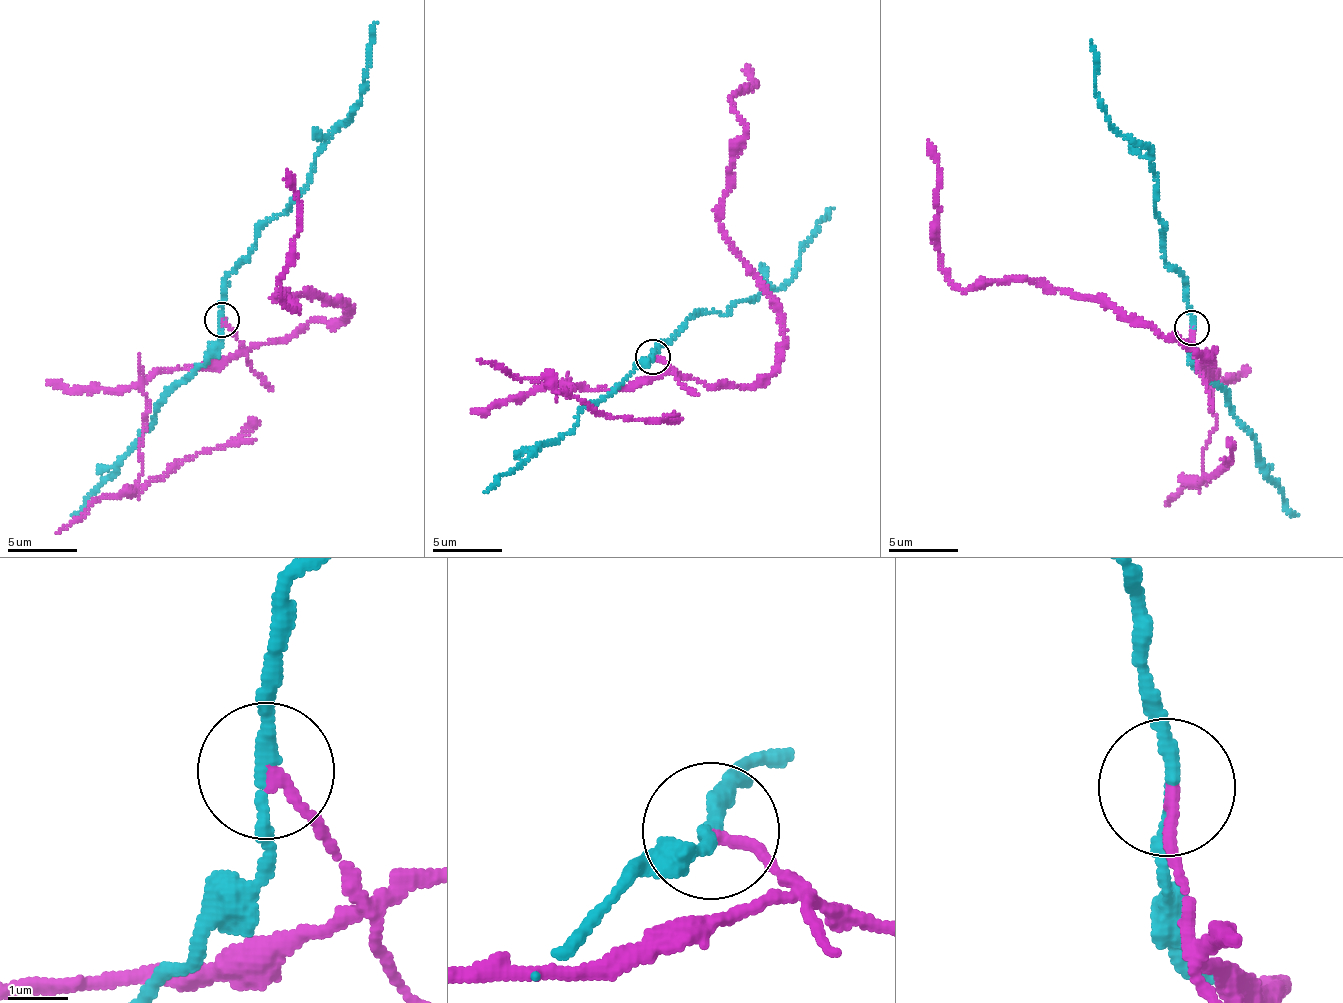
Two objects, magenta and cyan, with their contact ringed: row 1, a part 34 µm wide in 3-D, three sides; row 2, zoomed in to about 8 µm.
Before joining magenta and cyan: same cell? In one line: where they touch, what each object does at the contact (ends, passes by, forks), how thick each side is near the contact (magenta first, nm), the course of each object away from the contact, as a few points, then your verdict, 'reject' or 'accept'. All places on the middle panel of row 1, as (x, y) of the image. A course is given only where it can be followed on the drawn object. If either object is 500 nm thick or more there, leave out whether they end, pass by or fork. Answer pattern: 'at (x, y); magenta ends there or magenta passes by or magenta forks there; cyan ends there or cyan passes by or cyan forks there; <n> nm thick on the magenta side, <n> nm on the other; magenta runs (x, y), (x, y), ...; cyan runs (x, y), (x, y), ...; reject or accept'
at (653, 357); magenta ends there; cyan passes by; 200 nm thick on the magenta side, 200 nm on the other; magenta runs (654, 356), (758, 386), (784, 348), (781, 305), (720, 220), (744, 134), (733, 95), (757, 85), (746, 65); cyan runs (654, 356), (660, 344), (694, 315), (724, 314), (735, 301), (781, 289), (820, 221), (834, 208); reject

